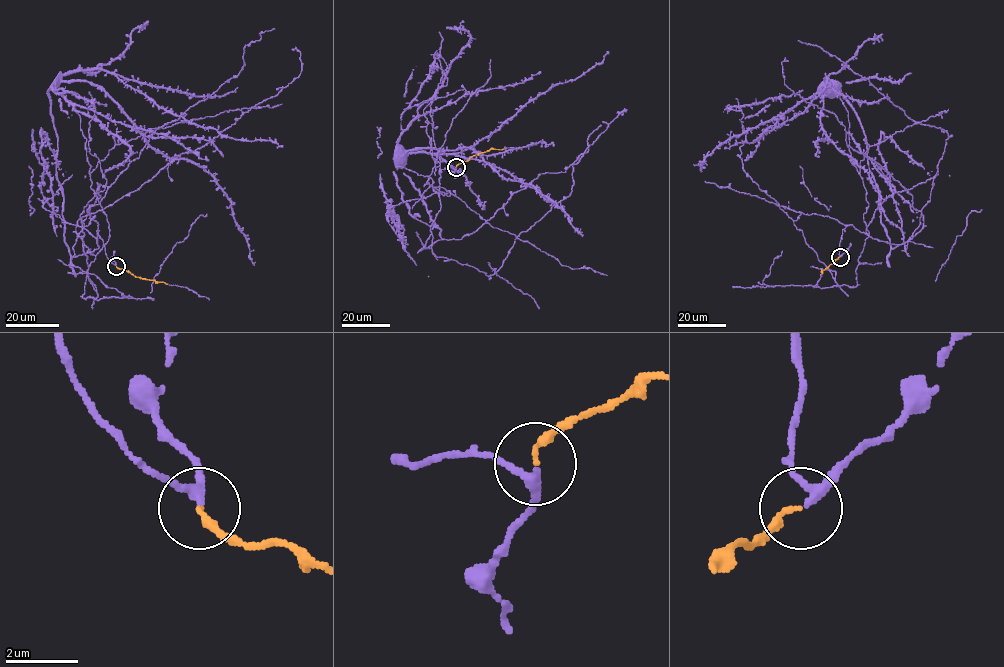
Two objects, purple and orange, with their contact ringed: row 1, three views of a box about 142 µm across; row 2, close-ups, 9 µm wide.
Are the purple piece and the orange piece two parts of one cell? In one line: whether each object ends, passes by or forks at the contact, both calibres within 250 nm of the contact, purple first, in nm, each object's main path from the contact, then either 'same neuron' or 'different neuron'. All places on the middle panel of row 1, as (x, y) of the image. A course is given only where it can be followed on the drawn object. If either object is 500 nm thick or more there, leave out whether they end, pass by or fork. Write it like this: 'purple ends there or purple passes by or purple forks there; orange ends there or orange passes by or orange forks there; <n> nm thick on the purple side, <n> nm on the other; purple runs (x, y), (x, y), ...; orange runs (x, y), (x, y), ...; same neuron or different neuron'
purple passes by; orange ends there; 220 nm thick on the purple side, 160 nm on the other; purple runs (456, 167), (439, 172), (427, 121), (440, 164), (426, 184), (450, 195), (397, 165), (468, 147), (582, 237); orange runs (456, 166), (475, 154), (503, 148); same neuron

